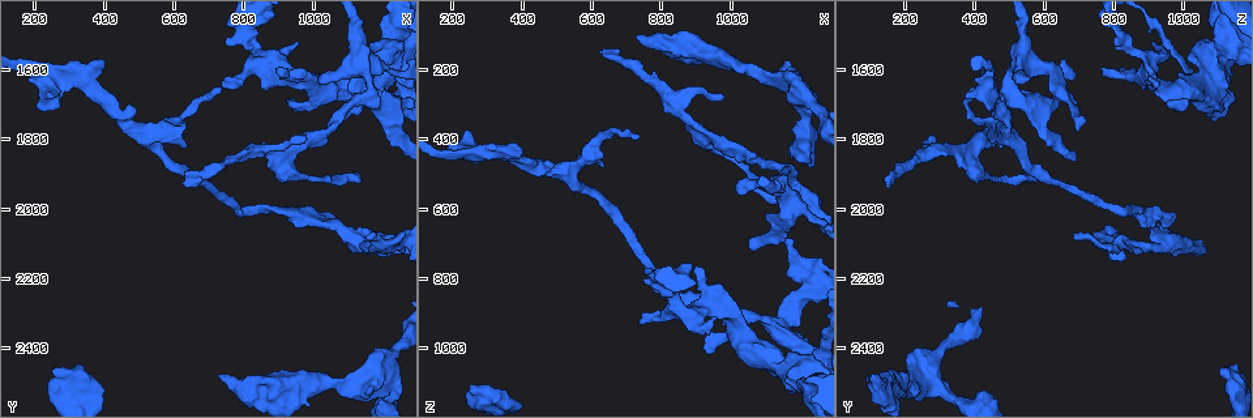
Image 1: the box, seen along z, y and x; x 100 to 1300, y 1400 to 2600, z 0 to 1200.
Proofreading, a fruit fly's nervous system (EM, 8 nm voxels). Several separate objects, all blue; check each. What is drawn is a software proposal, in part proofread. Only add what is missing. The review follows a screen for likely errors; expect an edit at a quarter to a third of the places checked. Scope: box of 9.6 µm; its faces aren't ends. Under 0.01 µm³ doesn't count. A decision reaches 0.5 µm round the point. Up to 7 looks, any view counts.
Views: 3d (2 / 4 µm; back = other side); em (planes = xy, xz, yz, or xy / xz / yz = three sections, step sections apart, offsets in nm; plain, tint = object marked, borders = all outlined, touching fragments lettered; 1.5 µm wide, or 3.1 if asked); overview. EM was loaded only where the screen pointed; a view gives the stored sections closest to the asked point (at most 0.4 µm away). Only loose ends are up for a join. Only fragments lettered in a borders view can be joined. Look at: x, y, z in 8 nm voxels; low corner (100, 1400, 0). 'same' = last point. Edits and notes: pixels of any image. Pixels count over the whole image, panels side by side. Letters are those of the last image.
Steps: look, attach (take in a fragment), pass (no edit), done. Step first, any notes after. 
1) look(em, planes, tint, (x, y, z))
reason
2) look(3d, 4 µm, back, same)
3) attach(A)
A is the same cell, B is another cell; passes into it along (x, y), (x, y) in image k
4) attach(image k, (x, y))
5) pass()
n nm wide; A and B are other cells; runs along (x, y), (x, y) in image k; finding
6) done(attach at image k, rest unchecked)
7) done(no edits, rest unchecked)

look(3d, 4 µm, (740, 1640, 930))
tapers out

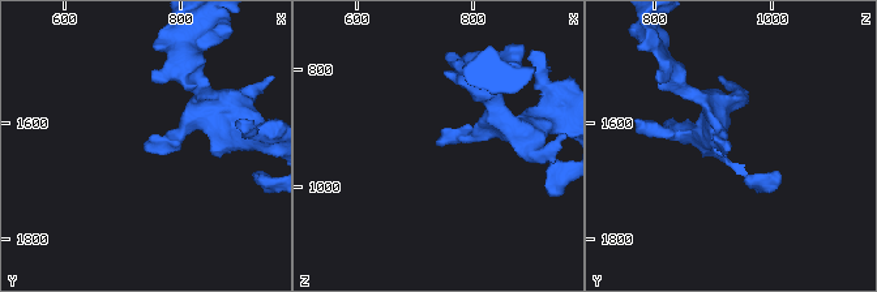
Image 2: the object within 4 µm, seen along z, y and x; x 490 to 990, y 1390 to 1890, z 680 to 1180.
look(em, planes, borders, (740, 1640, 930))

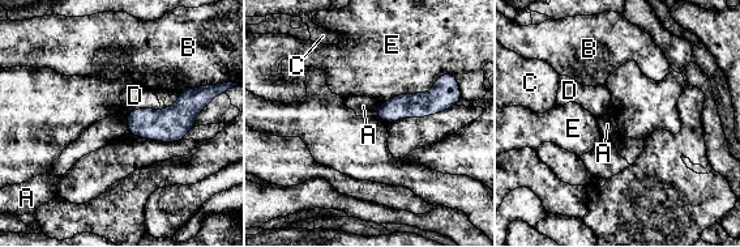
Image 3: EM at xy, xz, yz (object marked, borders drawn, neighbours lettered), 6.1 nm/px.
pass()
A, B, C, D and E are other cells; runs along (456, 94), (380, 114) in image 3; none of them fits

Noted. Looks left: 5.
look(em, yz, step 4, tint, (930, 1680, 1020))
an open end

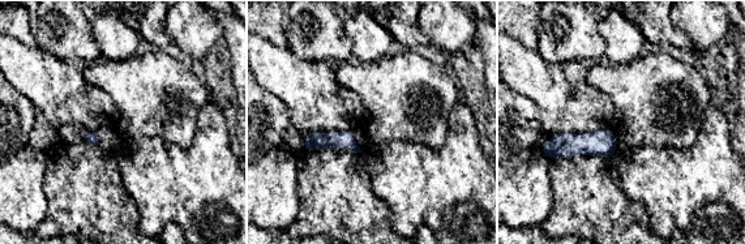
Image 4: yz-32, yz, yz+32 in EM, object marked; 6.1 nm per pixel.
look(em, xy, step 8, borders, same)
cut it another way

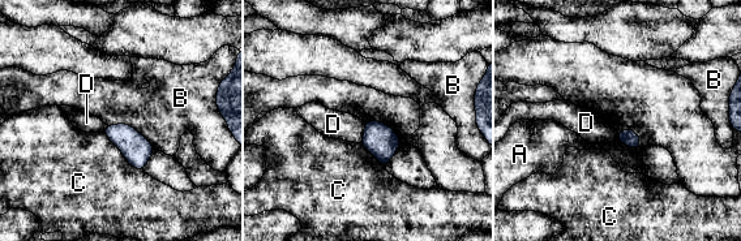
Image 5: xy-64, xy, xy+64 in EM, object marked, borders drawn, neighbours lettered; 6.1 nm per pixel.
pass()
A, B, C and D are other cells; border along (107, 124), (132, 125), (155, 149) in image 5; no lettered fragment goes on from it

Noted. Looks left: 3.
look(em, planes, borders, (740, 1660, 390))

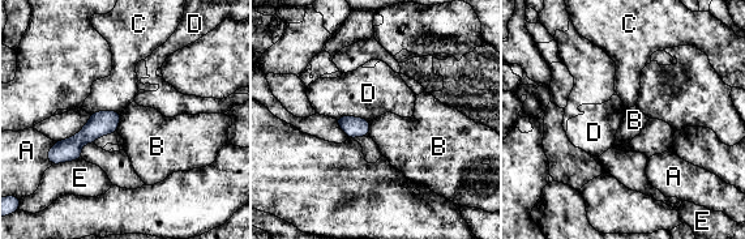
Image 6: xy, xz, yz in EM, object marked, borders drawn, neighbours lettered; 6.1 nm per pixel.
pass()
A, B, C, D and E are other cells; runs along (118, 115), (101, 123), (56, 158) in image 6; none of them fits

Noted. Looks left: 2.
done(no edits, rest unchecked)

